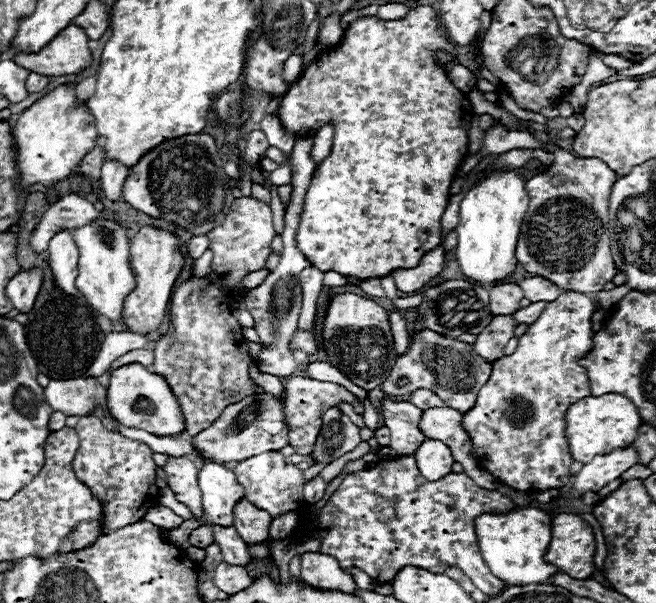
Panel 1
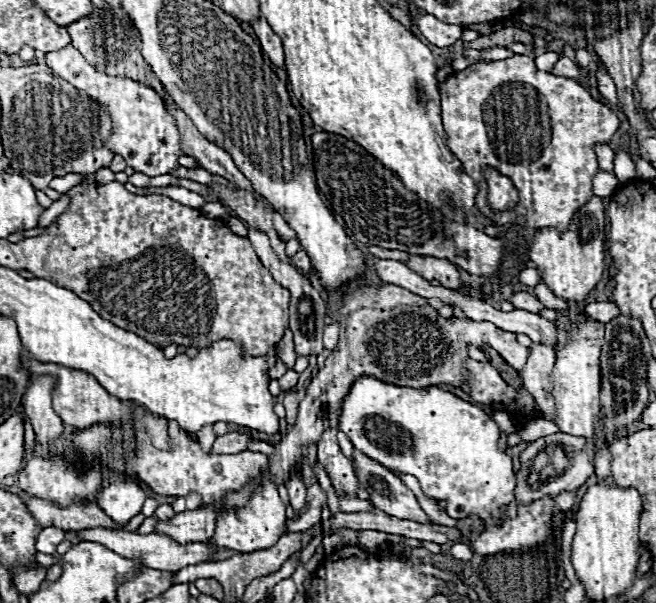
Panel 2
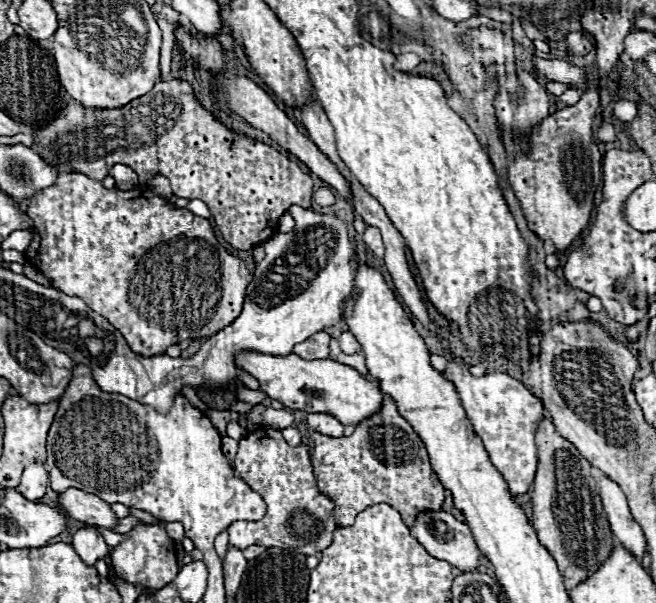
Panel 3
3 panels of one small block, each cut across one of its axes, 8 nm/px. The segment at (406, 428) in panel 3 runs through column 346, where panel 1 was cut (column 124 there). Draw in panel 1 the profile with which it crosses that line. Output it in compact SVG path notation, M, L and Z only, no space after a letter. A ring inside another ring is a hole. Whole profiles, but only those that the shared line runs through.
M82 416L76 424L76 434L80 436L80 446L72 460L72 472L82 484L90 488L96 500L102 502L104 526L108 530L116 530L138 522L142 518L140 508L144 502L150 496L158 500L156 464L152 460L154 450L150 450L144 442L106 430L96 416Z

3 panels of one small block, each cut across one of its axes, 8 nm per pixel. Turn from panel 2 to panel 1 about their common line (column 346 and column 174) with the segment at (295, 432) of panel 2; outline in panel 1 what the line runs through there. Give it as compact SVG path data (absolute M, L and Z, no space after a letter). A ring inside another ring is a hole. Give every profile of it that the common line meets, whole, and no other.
M236 198L224 224L208 234L210 250L214 252L208 276L190 276L170 296L170 324L156 344L152 372L164 376L176 400L180 400L190 436L208 428L228 404L236 404L246 396L262 392L262 388L250 378L254 358L250 356L248 340L244 338L244 326L230 310L232 302L240 296L230 294L242 290L242 278L246 274L266 266L274 234L268 204L256 198Z

